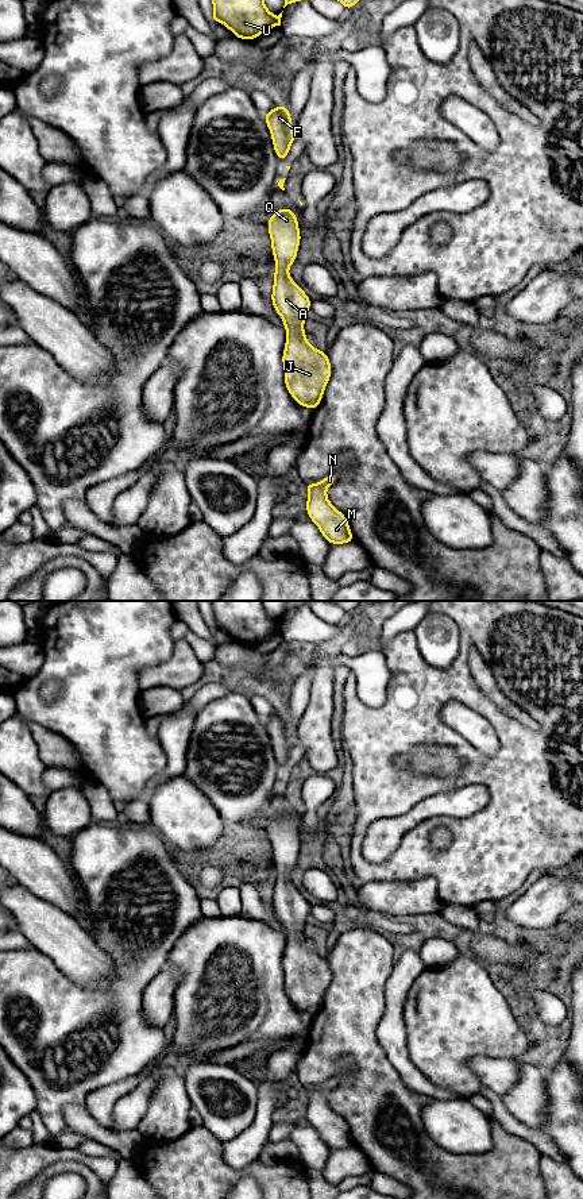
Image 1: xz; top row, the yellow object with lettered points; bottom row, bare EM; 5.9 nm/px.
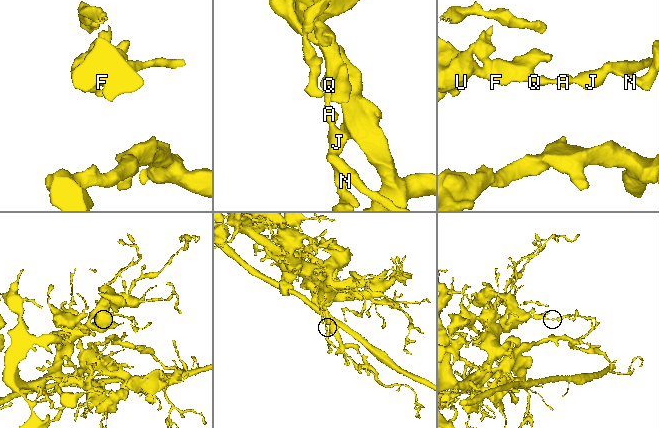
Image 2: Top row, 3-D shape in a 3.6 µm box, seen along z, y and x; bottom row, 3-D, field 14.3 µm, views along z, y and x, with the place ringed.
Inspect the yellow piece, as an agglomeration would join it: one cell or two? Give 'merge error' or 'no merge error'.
no merge error

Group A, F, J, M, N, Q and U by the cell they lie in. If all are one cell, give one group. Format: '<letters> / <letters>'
A F J M N Q U

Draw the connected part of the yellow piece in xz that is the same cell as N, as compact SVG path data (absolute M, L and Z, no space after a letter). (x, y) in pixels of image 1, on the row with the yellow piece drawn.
M328 474L318 483L305 485L306 513L331 545L355 541L347 517L329 502L327 496L328 486L336 482L337 478Z

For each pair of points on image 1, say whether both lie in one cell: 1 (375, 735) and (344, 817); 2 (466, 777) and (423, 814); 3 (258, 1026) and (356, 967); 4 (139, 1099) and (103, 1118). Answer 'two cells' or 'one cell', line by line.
1: two cells
2: two cells
3: two cells
4: two cells

